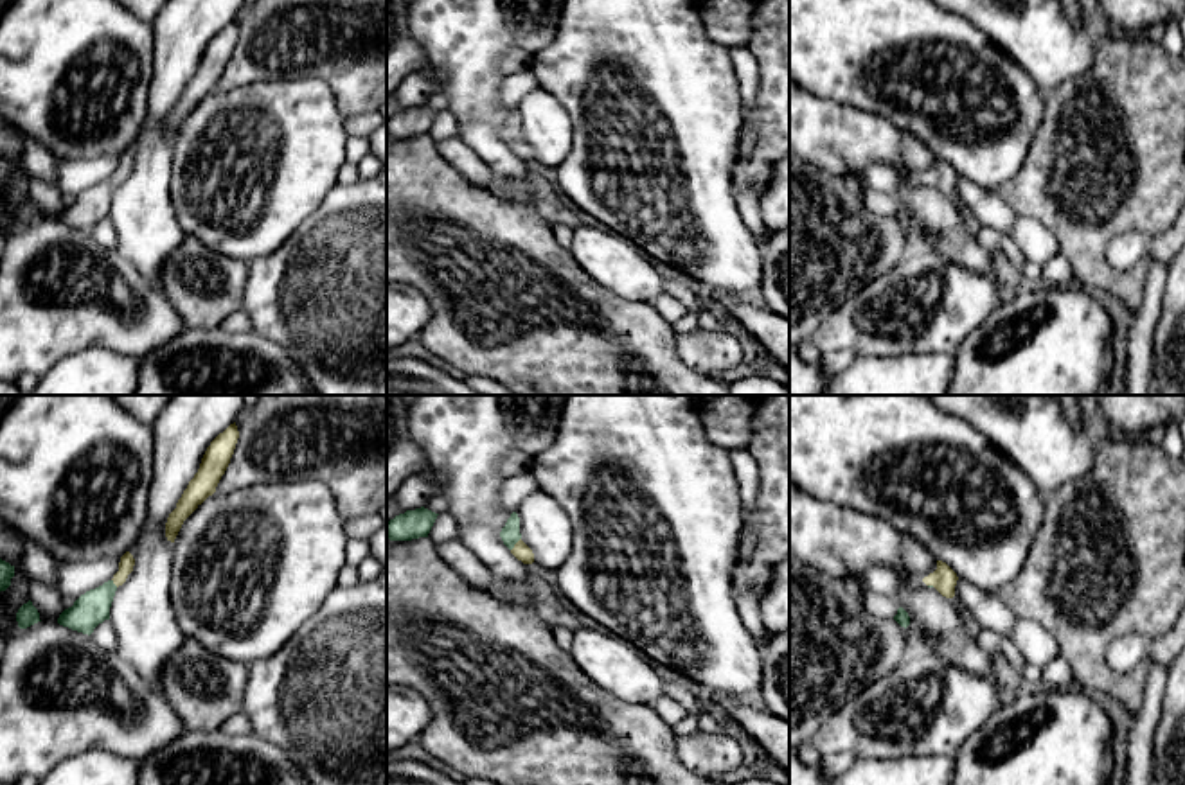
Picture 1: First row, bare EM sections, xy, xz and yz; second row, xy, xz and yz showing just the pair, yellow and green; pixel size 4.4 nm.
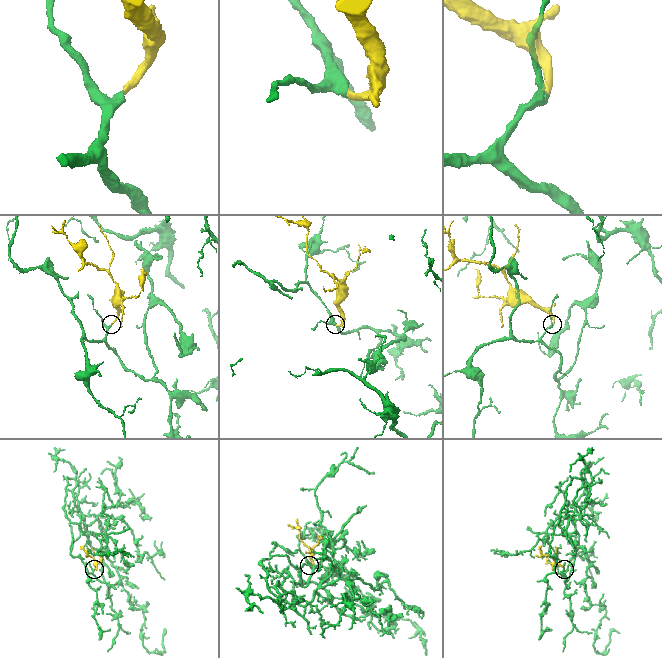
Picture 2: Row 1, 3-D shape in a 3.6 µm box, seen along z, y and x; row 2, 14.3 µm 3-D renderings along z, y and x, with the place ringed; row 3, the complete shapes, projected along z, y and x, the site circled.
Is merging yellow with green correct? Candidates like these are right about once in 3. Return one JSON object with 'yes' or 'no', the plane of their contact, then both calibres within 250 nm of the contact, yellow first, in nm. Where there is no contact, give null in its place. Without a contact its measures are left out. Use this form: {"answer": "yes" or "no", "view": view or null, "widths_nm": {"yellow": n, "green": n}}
{"answer": "yes", "view": "xz", "widths_nm": {"yellow": 80, "green": 90}}

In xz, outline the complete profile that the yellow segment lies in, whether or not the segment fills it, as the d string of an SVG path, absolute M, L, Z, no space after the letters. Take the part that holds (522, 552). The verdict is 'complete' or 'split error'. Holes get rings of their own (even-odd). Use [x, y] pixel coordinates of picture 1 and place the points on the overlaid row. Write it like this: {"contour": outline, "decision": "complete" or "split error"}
{"contour": "M512 512L507 519L505 526L500 532L500 537L518 560L521 560L523 564L534 562L532 550L521 541L520 517L516 512Z", "decision": "split error"}

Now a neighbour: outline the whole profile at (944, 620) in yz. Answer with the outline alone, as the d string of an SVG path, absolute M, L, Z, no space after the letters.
M901 571L894 598L910 616L910 625L930 636L928 654L939 656L944 663L985 679L996 679L994 654L978 647L967 631L967 614L958 600L942 596L935 587L928 587L921 578L912 578Z

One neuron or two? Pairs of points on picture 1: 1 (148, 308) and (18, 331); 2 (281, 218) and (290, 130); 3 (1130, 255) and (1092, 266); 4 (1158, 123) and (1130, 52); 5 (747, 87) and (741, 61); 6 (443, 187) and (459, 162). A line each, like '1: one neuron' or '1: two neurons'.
1: one neuron
2: one neuron
3: two neurons
4: one neuron
5: one neuron
6: two neurons

